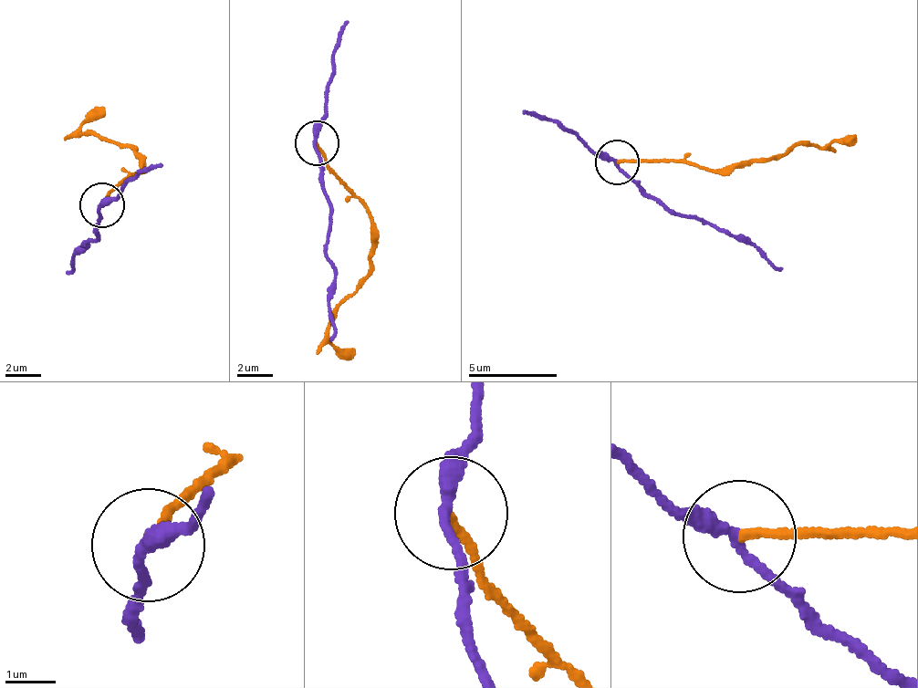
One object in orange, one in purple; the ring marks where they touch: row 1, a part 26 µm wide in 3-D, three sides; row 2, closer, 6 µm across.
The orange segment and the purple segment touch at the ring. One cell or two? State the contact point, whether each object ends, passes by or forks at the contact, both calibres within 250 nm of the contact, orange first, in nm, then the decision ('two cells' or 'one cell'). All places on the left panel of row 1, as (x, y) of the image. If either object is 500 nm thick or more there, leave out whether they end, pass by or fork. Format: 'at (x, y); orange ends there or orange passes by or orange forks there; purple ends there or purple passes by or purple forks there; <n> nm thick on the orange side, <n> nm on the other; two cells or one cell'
at (101, 204); orange ends there; purple passes by; 160 nm thick on the orange side, 240 nm on the other; two cells

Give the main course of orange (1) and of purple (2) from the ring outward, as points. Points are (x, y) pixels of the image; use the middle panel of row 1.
1: (316, 144), (336, 179), (372, 221), (370, 277), (339, 307), (328, 332), (328, 340), (355, 355)
2: (316, 144), (329, 215), (332, 342)

